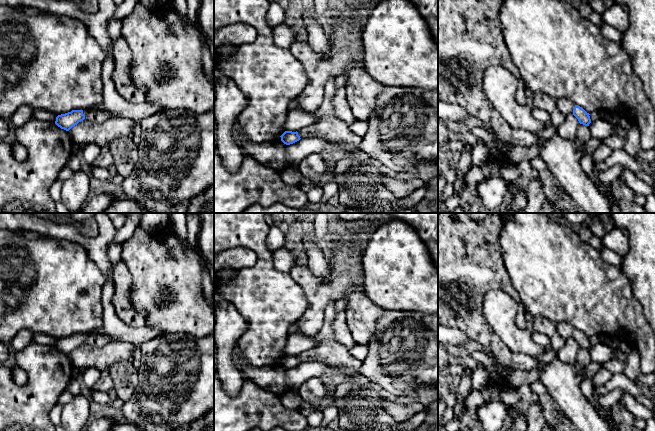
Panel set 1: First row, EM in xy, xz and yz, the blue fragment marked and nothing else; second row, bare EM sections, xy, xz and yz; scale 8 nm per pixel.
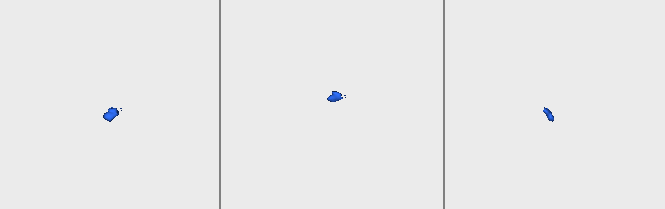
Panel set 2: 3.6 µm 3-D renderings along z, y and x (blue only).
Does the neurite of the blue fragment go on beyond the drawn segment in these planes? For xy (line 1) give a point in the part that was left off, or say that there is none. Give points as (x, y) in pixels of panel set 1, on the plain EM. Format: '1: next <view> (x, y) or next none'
1: next xy (112, 327)

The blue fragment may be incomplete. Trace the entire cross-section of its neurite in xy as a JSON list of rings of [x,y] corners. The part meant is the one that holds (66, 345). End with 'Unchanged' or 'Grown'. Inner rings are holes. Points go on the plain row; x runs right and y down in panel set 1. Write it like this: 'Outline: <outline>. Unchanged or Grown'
Outline: [[[106,279],[102,290],[102,326],[99,330],[93,331],[90,334],[72,334],[71,336],[58,339],[55,348],[69,355],[72,351],[85,343],[85,340],[90,337],[103,335],[116,342],[129,342],[134,345],[141,345],[151,339],[163,335],[163,331],[150,327],[132,327],[121,321],[115,313],[115,308],[112,303],[115,286],[113,279]]]. Grown

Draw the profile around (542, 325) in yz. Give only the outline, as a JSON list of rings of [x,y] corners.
[[[534,316],[533,324],[535,332],[546,335],[550,339],[550,345],[554,350],[559,351],[563,347],[566,339],[558,334],[555,322],[541,316]]]

